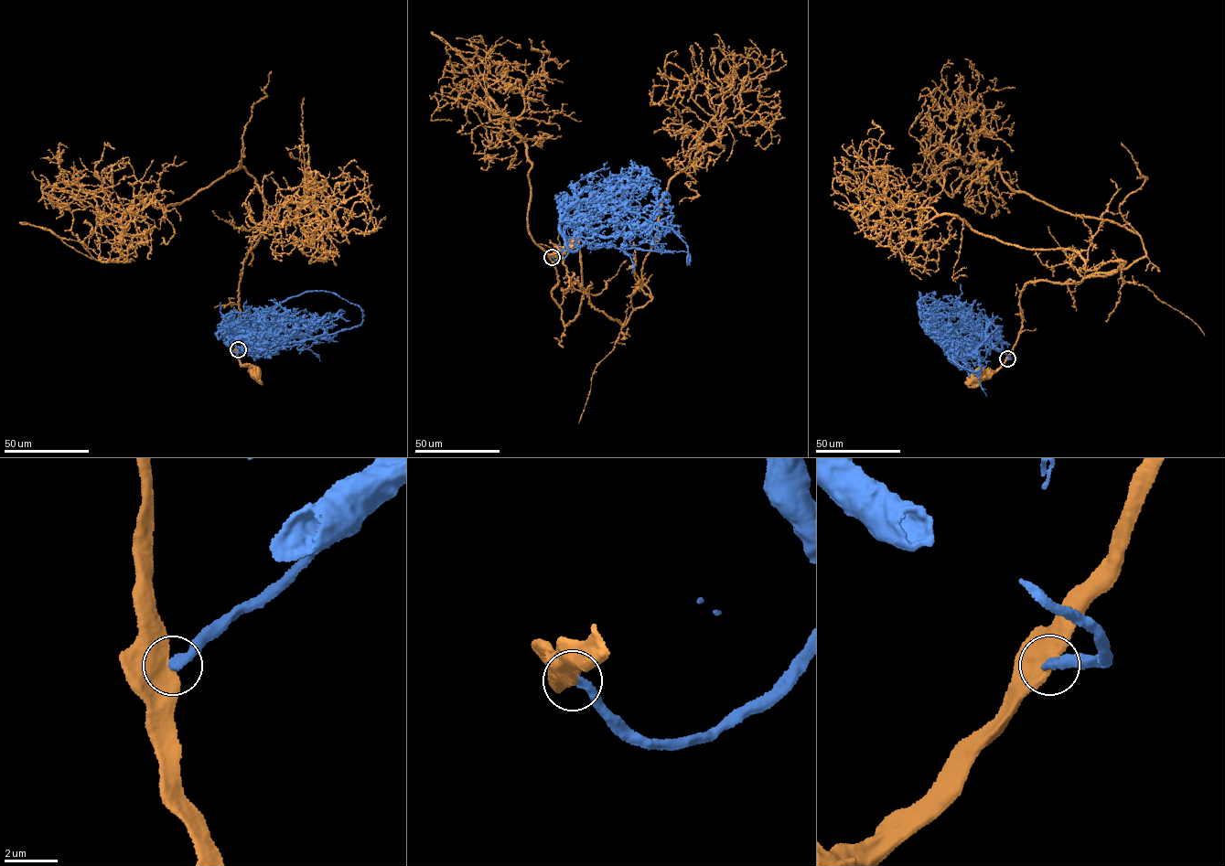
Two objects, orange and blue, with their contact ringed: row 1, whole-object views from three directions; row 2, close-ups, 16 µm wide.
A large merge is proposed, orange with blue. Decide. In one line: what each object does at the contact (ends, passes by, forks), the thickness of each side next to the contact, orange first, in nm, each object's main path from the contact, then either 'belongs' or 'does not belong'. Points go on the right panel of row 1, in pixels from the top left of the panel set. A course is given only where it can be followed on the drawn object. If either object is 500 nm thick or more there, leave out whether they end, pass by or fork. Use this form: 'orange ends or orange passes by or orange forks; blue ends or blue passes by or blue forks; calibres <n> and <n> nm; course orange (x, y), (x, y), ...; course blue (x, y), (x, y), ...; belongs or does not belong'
calibres 650 and 320 nm; course orange (1007, 358), (996, 370), (988, 369), (977, 377); course blue (1007, 358), (1010, 356), (993, 347), (988, 337), (958, 327), (949, 329), (920, 312), (918, 302), (933, 294); does not belong

